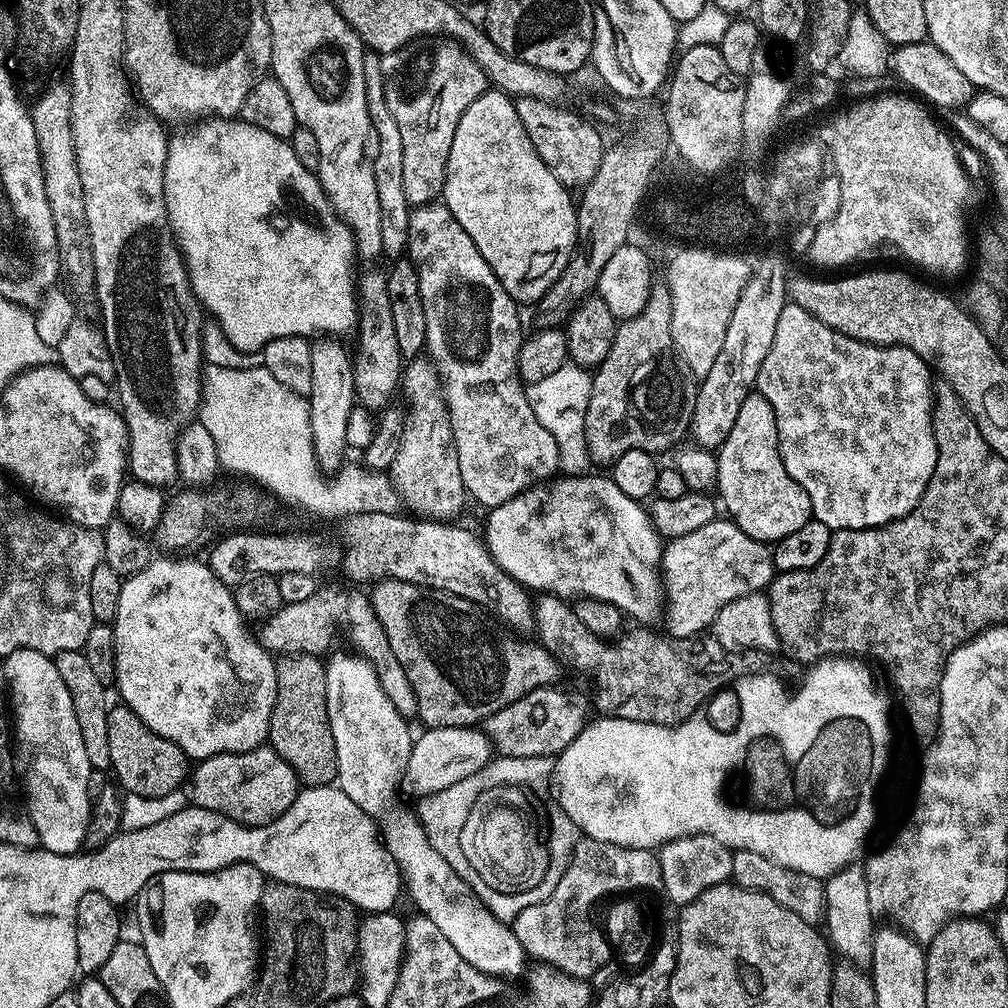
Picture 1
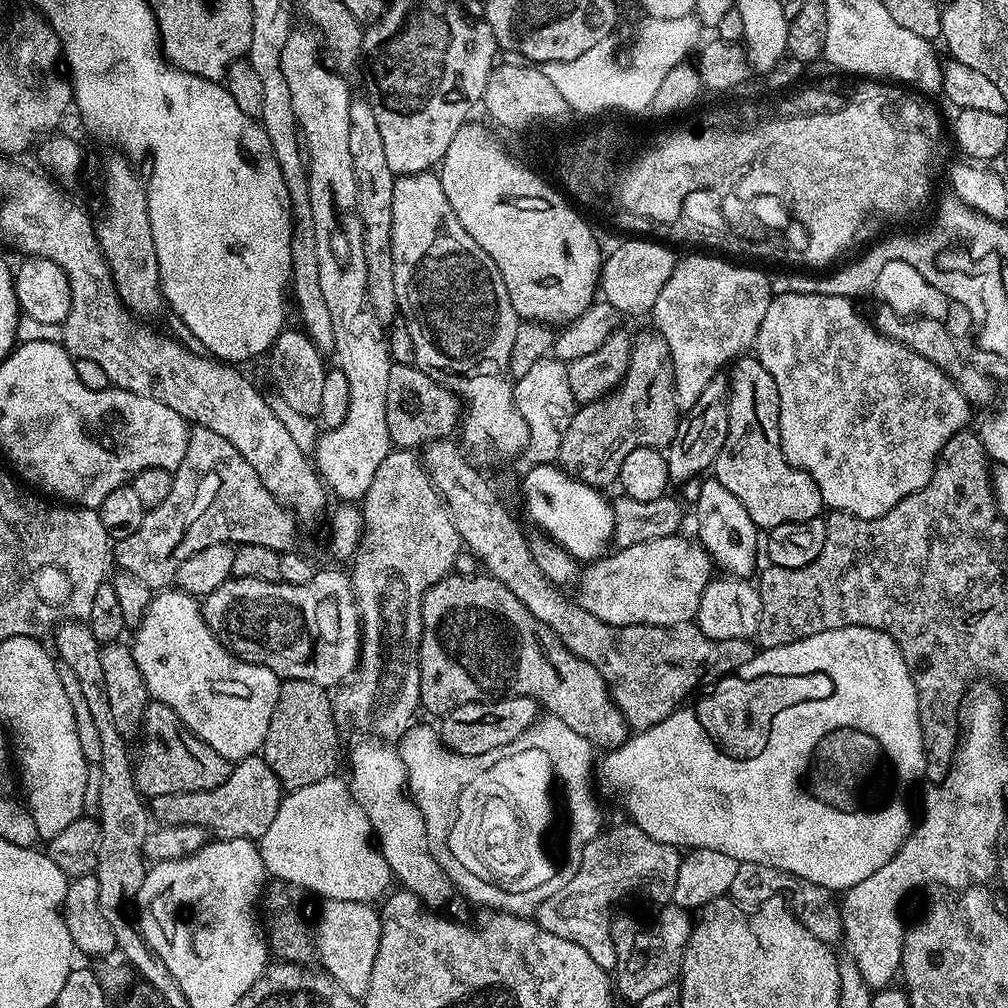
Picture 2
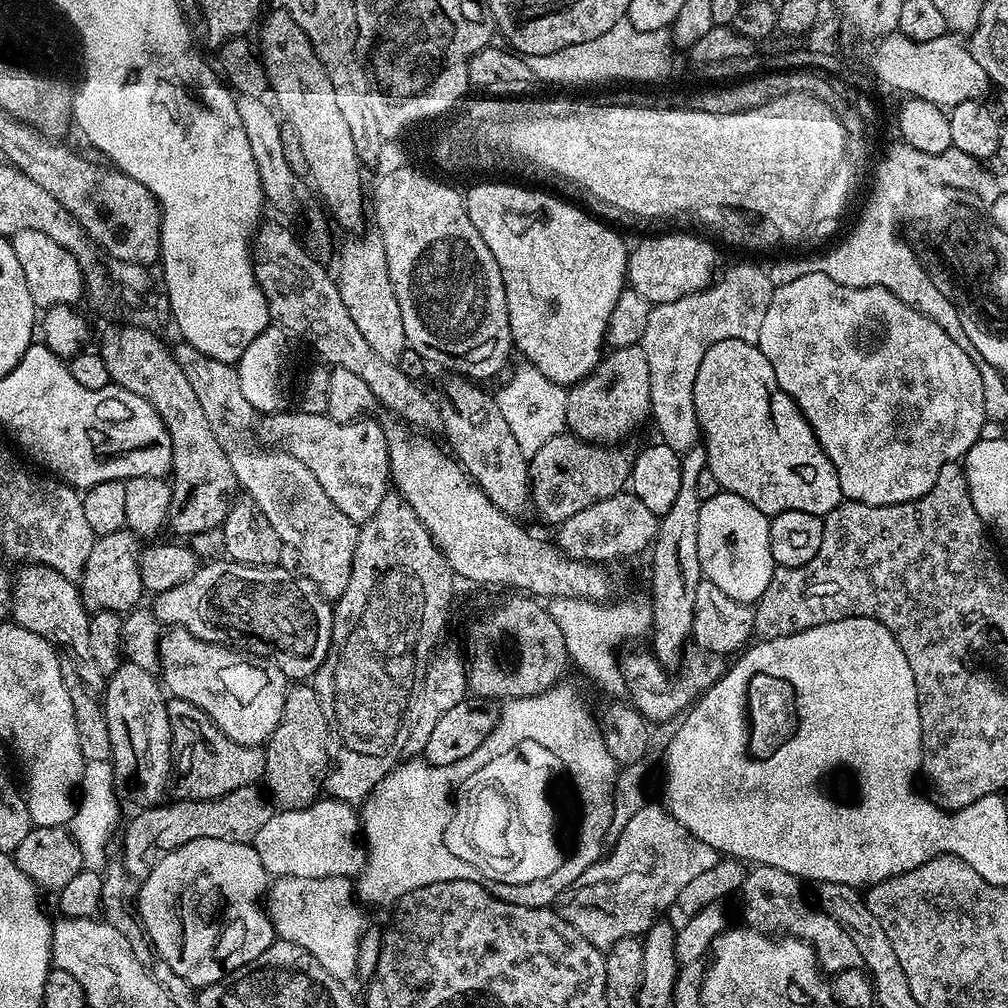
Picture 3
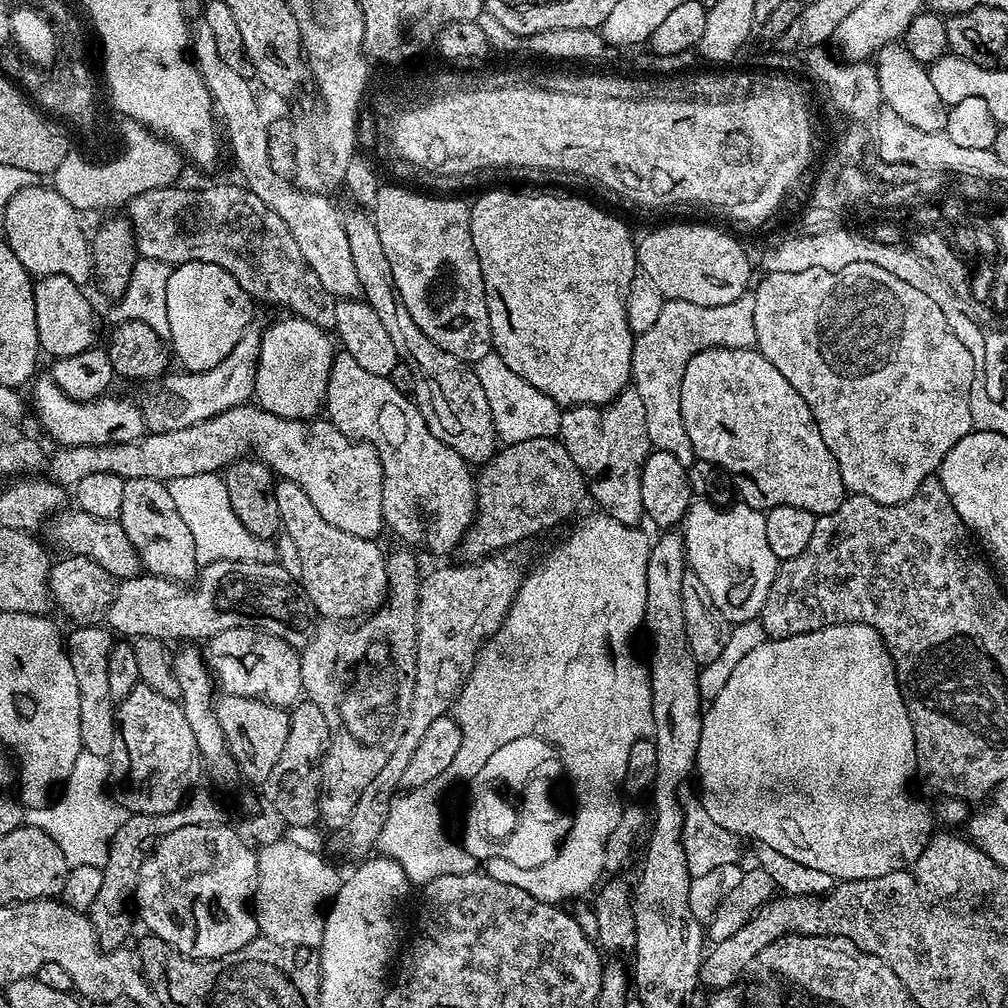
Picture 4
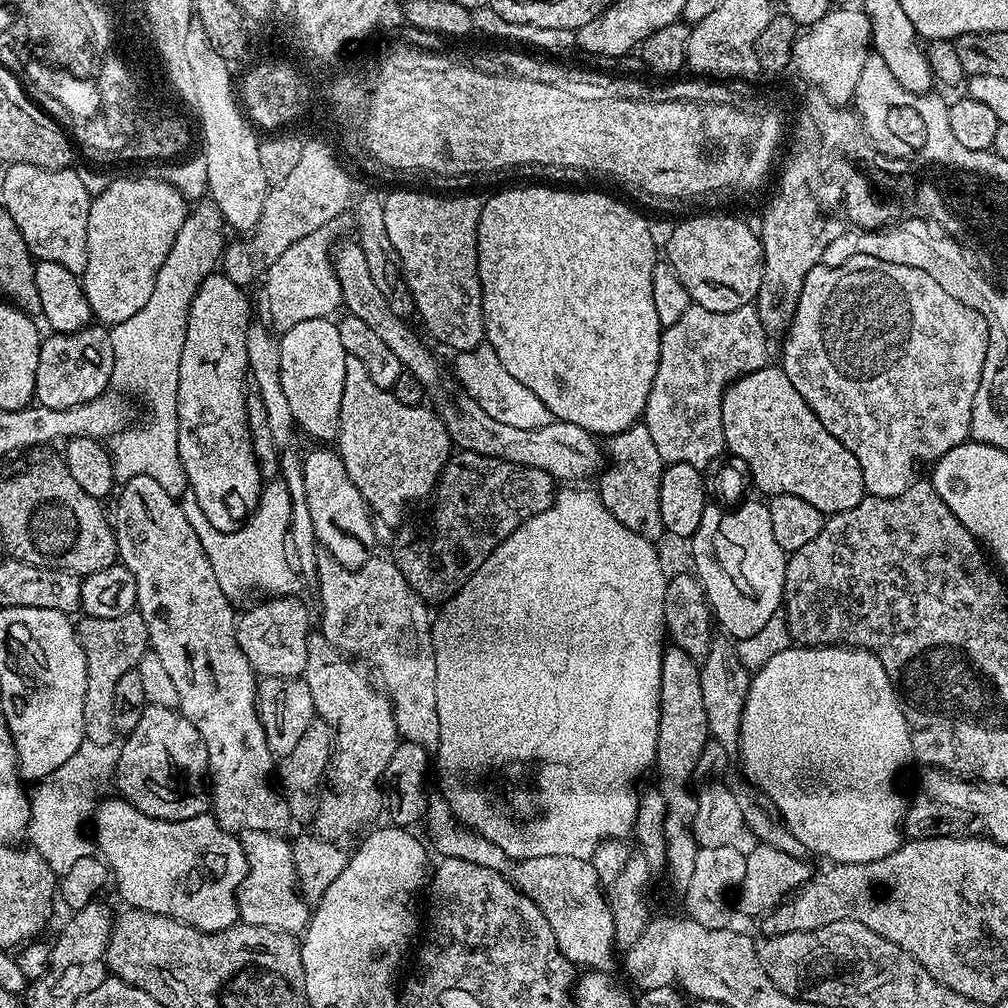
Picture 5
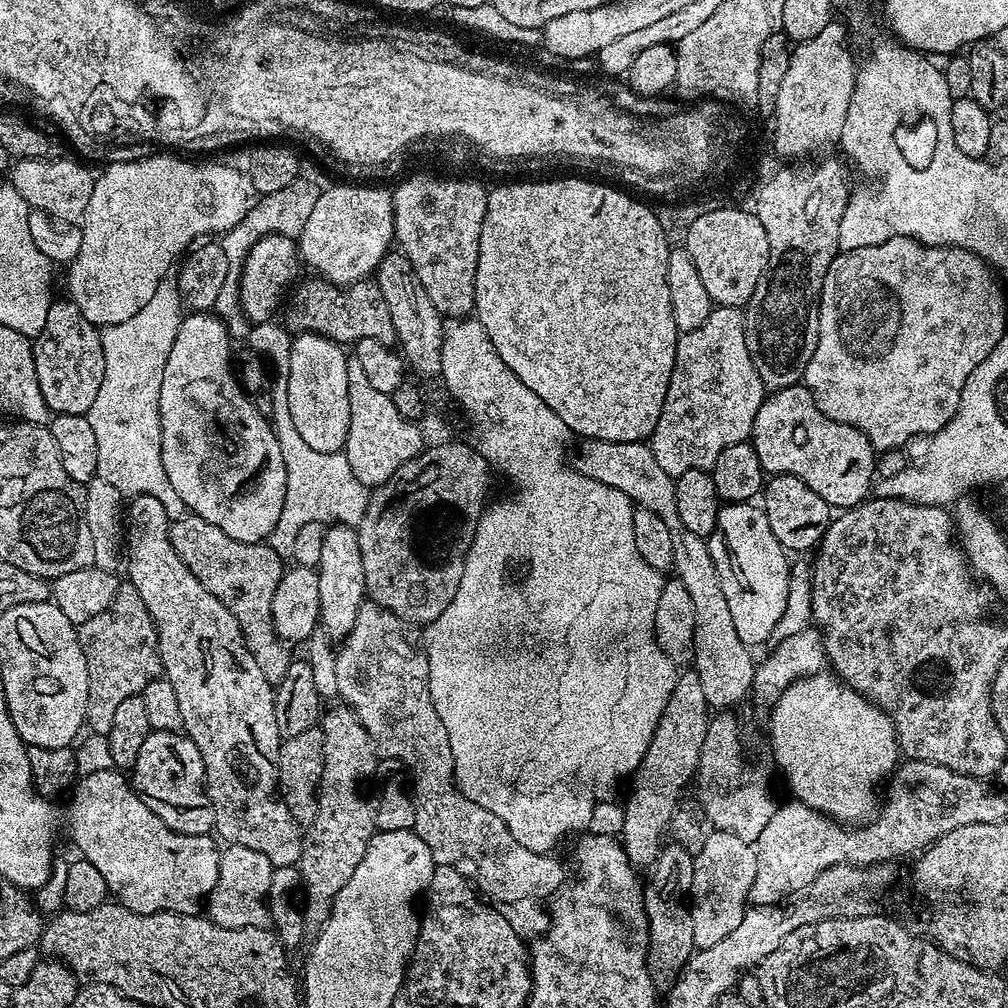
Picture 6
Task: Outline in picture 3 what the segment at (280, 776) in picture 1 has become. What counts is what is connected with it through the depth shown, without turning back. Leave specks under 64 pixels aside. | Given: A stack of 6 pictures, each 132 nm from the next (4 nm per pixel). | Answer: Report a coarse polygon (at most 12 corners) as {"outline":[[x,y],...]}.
{"outline":[[259,787],[144,806],[122,863],[143,878],[170,848],[247,844],[274,808]]}

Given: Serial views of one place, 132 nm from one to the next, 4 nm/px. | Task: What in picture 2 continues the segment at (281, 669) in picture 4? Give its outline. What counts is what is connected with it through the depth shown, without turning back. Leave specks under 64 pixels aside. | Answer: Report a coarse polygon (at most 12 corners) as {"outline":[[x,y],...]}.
{"outline":[[157,591],[130,647],[152,700],[230,762],[263,749],[282,681],[197,597]]}

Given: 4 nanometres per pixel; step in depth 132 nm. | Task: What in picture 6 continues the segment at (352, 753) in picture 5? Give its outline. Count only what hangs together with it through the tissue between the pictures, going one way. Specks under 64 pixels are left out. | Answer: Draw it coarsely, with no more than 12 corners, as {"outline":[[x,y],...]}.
{"outline":[[323,713],[318,814],[300,846],[302,920],[328,923],[375,836],[376,744]]}

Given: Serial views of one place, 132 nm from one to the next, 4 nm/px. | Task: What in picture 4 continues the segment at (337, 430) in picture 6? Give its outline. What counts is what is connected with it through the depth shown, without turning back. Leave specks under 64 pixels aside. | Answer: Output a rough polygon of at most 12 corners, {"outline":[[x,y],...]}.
{"outline":[[314,322],[263,329],[259,407],[310,420],[325,407],[333,337]]}

